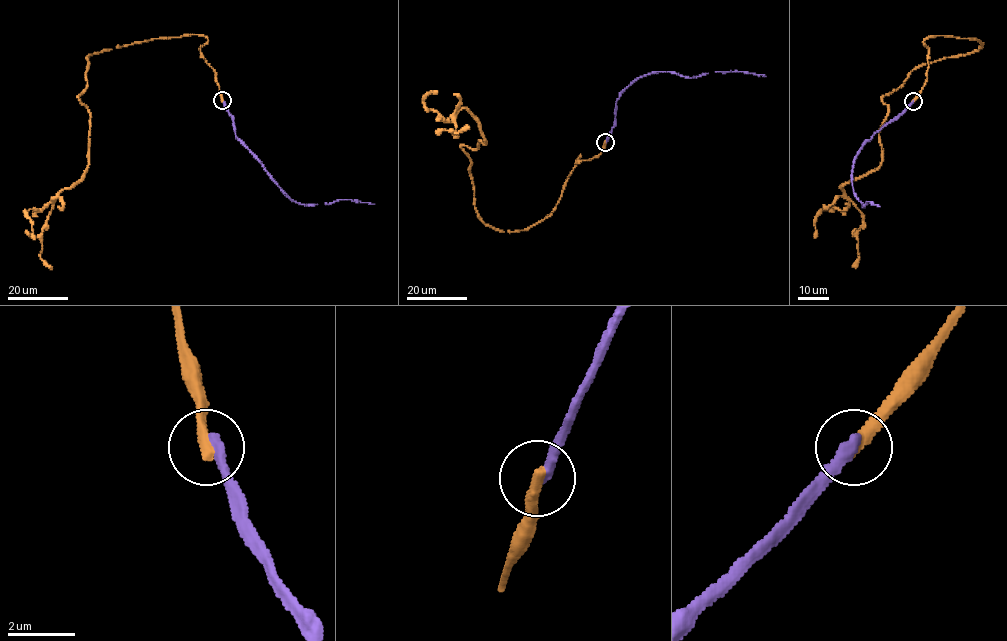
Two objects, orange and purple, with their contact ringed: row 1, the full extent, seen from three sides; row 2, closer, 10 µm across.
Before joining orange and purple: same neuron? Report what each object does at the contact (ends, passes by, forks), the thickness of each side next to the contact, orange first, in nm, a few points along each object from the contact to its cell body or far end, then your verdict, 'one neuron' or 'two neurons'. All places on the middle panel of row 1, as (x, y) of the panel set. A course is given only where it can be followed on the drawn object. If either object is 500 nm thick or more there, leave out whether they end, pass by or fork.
orange ends; purple ends; calibres 380 and 380 nm; course orange (605, 142), (543, 220), (498, 231), (475, 207), (461, 147), (486, 143), (461, 108), (452, 131), (469, 127); course purple (605, 142), (614, 125), (619, 93), (649, 73), (675, 72), (692, 77), (733, 71), (766, 76); two neurons

